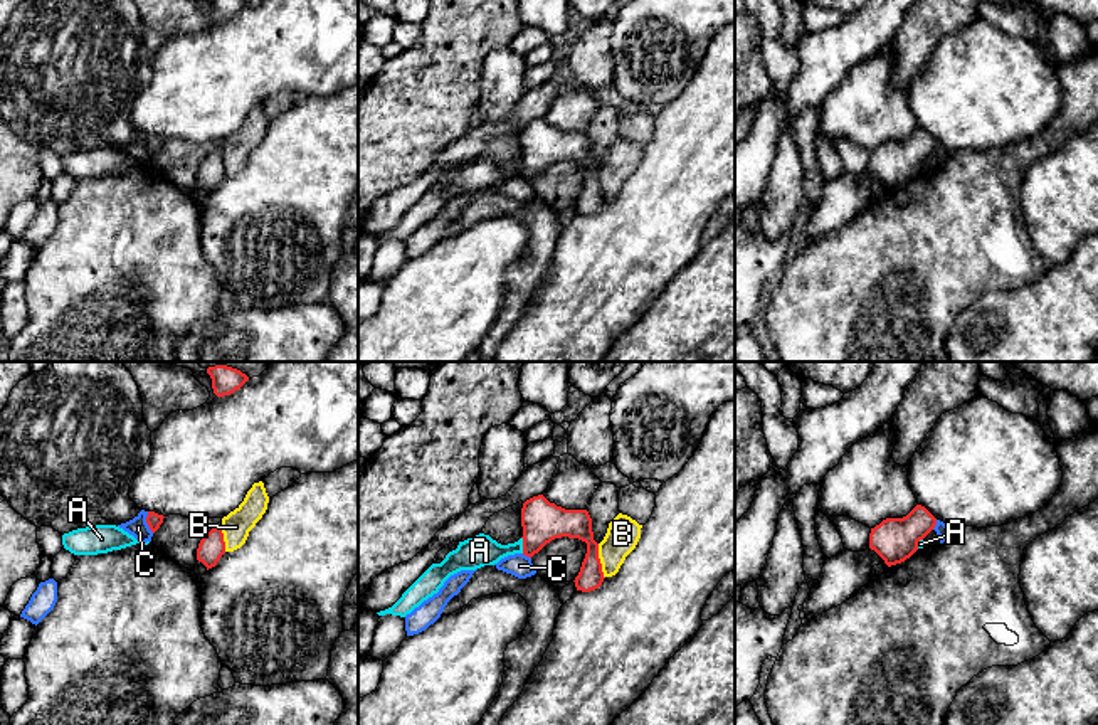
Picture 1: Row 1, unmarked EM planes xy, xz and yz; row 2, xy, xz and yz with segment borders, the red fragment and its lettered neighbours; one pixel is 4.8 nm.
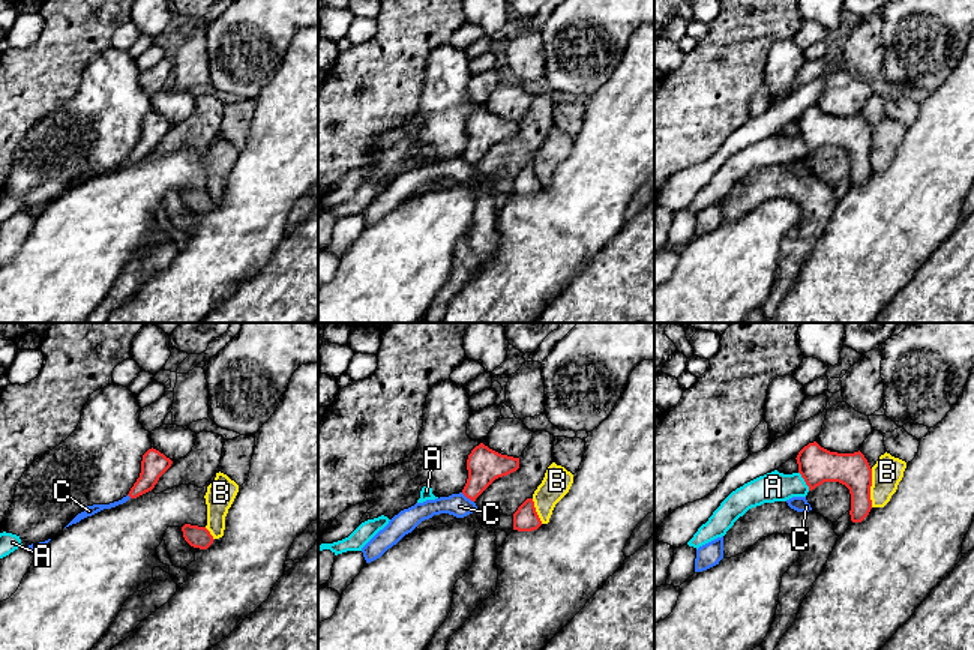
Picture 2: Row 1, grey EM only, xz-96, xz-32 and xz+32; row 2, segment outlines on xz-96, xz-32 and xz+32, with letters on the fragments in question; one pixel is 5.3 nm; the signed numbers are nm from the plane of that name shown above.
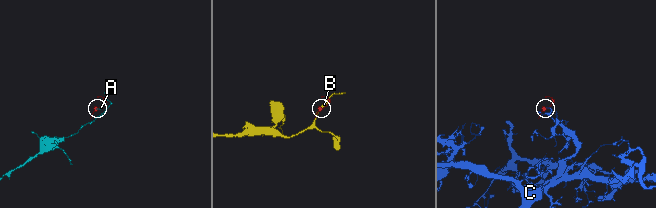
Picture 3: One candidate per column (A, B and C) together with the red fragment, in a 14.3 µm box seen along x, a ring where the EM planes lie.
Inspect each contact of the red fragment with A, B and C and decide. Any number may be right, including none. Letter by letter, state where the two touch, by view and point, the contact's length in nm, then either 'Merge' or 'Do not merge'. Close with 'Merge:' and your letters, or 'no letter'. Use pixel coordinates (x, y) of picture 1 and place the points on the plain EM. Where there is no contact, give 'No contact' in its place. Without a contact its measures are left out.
A: Touches red at xz (523, 169). Shared border 80 nm. Do not merge
B: Touches red at xz (599, 184). Shared border 170 nm. Do not merge
C: Touches red at xy (147, 145). Shared border 110 nm. Do not merge
Merge: no letter

